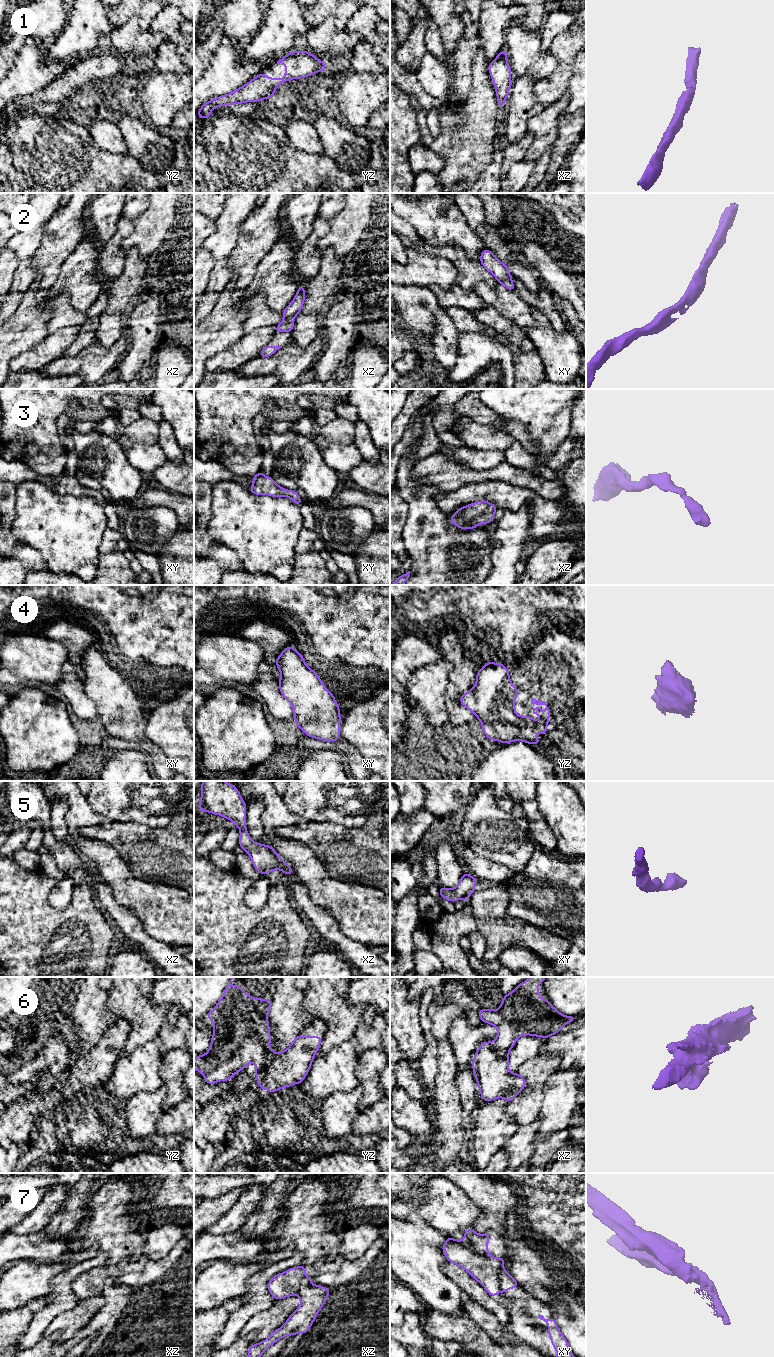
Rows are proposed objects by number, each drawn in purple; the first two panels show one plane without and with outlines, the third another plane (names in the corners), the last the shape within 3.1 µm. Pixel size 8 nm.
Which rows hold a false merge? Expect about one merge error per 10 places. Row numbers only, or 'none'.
6, 7

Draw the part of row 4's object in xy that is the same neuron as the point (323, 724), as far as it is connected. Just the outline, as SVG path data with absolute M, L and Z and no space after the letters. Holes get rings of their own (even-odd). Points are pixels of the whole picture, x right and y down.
M291 645L286 647L275 659L281 678L278 680L280 692L291 704L293 720L308 737L323 741L338 741L340 734L340 709L331 691L326 689L317 673L309 668L303 656Z

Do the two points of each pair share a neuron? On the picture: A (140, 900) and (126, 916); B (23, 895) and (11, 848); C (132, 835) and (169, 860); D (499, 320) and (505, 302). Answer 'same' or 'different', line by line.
A: different
B: different
C: same
D: different

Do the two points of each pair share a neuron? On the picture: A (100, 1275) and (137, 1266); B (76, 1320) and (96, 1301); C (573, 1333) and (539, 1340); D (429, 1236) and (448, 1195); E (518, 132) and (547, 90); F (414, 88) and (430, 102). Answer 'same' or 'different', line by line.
A: same
B: same
C: different
D: different
E: different
F: same

